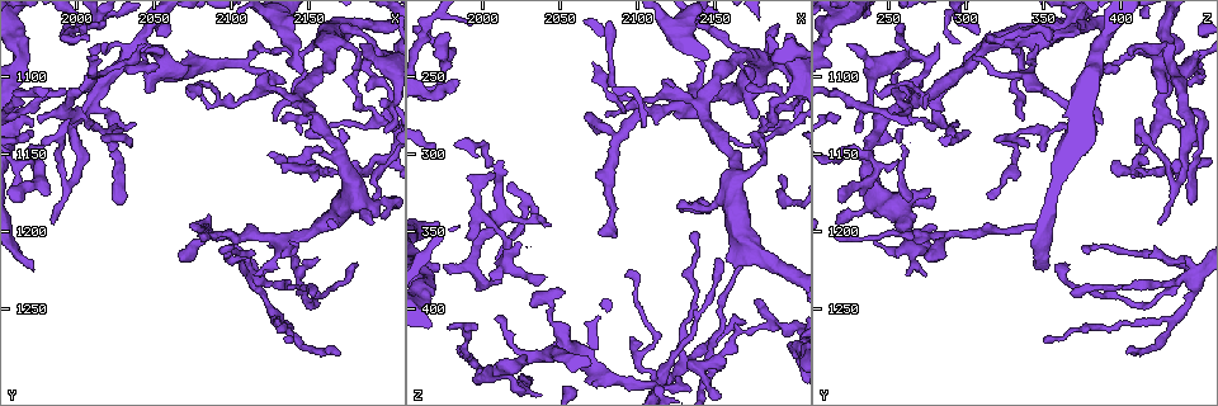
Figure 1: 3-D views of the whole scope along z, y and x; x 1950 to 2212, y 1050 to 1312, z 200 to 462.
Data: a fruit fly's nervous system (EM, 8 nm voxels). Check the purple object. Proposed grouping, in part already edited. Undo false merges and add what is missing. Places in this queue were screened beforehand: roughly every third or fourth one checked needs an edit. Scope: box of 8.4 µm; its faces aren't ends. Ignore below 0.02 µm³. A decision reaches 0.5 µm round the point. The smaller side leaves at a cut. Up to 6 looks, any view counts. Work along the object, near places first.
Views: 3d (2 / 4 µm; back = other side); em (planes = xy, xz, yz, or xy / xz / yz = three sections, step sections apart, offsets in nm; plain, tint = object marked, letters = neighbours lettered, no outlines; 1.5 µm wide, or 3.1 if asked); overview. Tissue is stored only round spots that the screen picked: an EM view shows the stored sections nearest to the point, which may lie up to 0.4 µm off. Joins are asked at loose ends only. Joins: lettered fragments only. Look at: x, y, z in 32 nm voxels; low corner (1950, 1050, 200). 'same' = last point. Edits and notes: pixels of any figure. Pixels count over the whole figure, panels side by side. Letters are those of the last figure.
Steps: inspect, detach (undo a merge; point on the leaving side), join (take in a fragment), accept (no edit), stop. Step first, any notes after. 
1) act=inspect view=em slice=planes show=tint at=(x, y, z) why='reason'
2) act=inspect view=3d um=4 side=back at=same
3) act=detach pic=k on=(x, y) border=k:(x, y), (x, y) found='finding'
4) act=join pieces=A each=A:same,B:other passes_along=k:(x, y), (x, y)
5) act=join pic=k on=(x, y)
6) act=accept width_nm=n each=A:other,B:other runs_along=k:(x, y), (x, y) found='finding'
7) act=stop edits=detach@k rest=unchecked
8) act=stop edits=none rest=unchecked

act=inspect view=3d um=4 at=(1970, 1226, 348) why='end of a long branch'

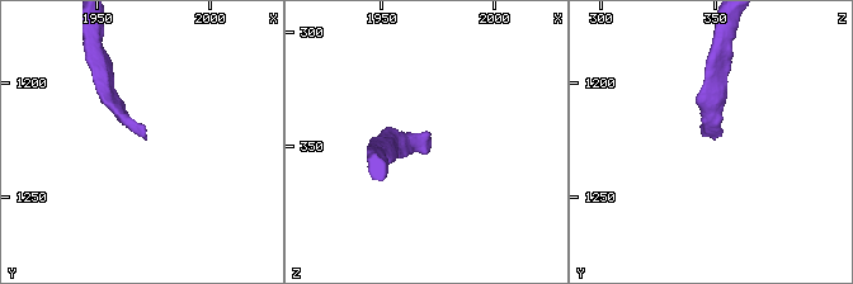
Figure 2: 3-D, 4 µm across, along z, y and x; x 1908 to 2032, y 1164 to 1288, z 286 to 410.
act=inspect view=em slice=xy step=8 show=tint at=(1973, 1224, 350) why='shape alone is not enough'

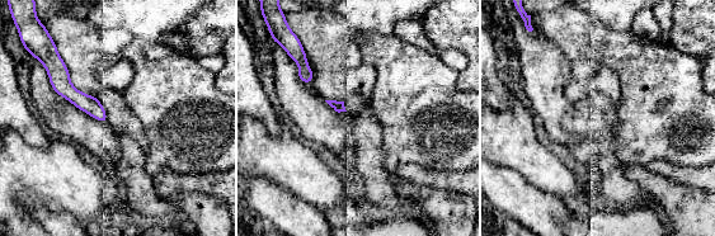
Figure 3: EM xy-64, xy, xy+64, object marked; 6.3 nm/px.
act=inspect view=em slice=xy step=8 show=letters at=same

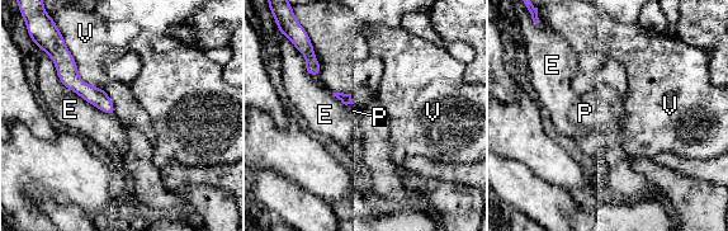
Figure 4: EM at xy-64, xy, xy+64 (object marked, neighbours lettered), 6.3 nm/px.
act=accept longest_contact=E:550nm each=E:other,P:other,V:other found='no lettered fragment goes on from it'

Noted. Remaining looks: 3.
act=inspect view=3d um=2 at=(1990, 1124, 370) why='abrupt turn'

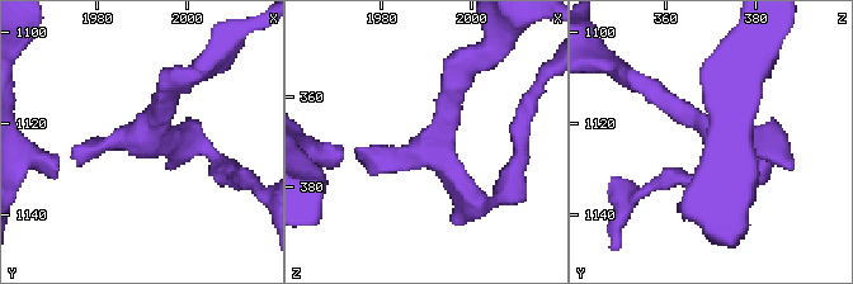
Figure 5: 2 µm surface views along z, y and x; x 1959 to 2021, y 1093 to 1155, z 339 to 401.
act=inspect view=em slice=xz step=8 show=letters at=(1991, 1123, 372) arms=3

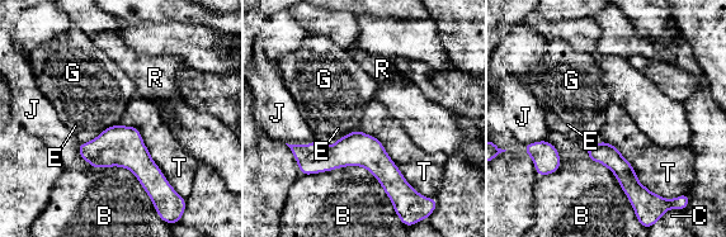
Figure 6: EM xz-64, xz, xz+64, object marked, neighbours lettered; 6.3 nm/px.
act=inspect view=em slice=planes show=letters at=same

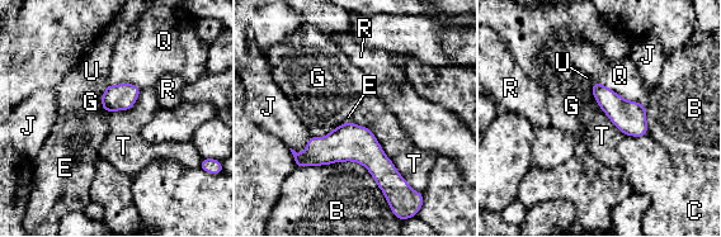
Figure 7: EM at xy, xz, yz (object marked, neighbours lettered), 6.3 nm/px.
act=accept width_nm=70 each=B:other,C:other,E:other,G:other,J:other,Q:other,R:other,T:other,U:other found='one neuron here'

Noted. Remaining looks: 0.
act=stop edits=none rest=unchecked

